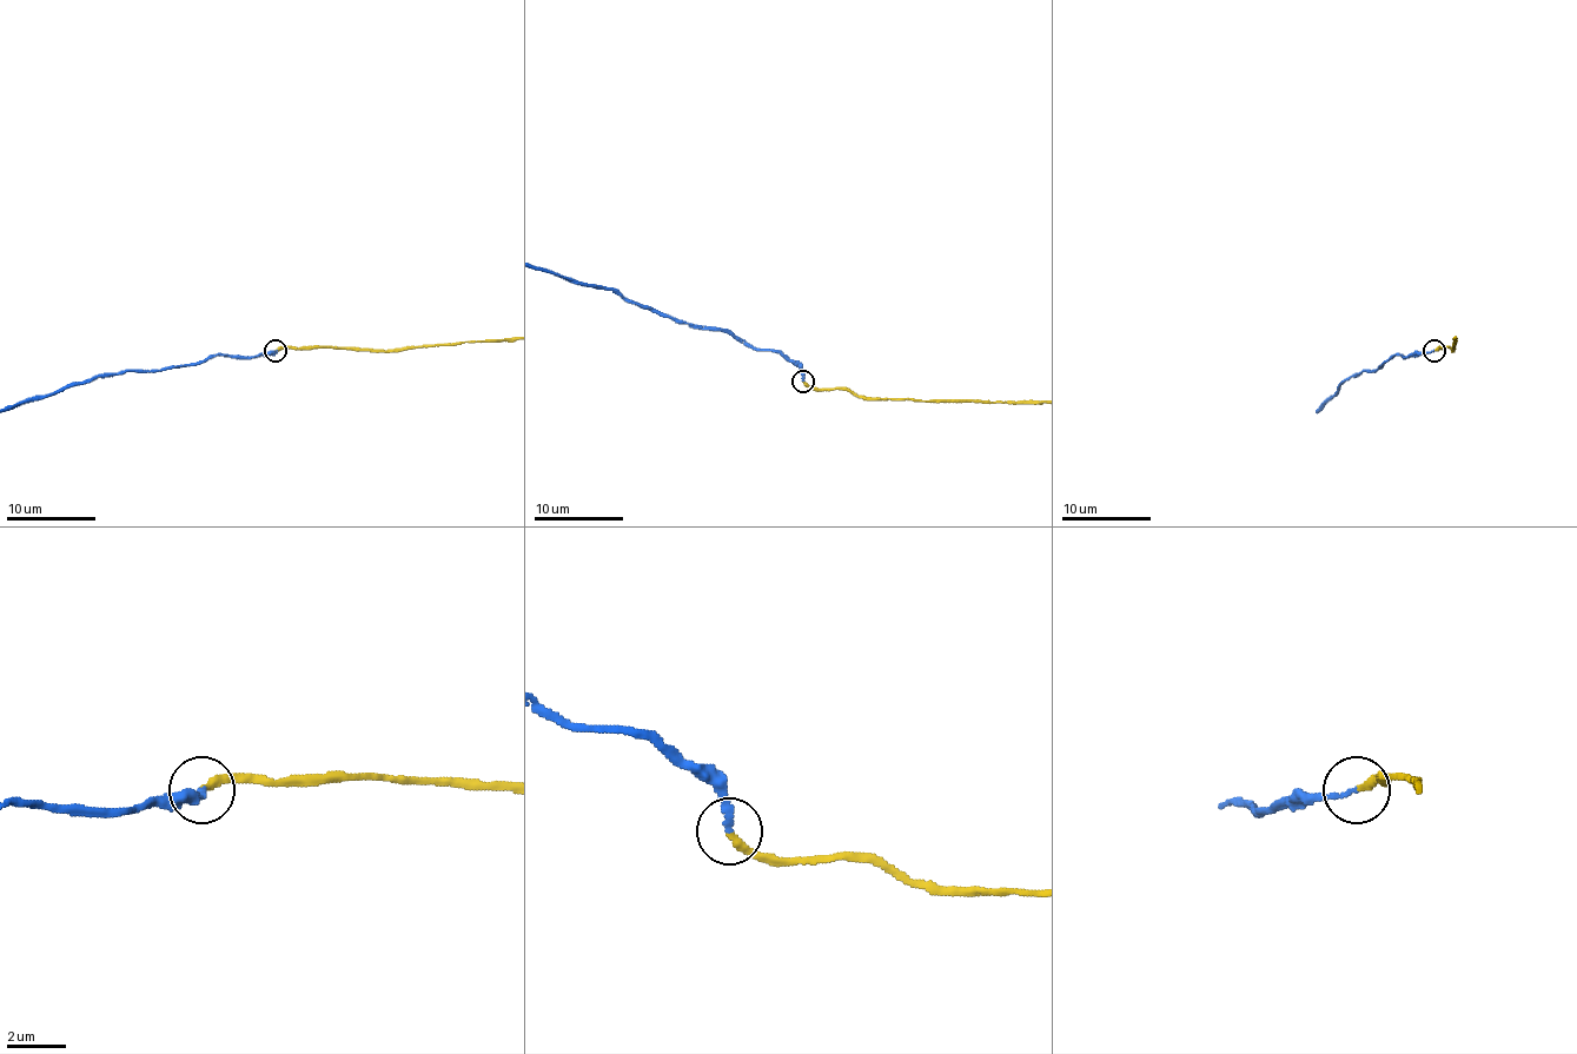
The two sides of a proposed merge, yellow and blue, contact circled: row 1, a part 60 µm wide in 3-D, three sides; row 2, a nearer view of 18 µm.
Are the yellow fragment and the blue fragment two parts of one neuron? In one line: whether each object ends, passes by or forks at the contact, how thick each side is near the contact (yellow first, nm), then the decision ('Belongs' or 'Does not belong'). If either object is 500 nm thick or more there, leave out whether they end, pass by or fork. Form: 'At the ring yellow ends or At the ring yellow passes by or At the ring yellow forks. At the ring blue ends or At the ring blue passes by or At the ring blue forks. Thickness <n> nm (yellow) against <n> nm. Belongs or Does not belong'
At the ring yellow ends. At the ring blue ends. Thickness 260 nm (yellow) against 200 nm. Belongs

